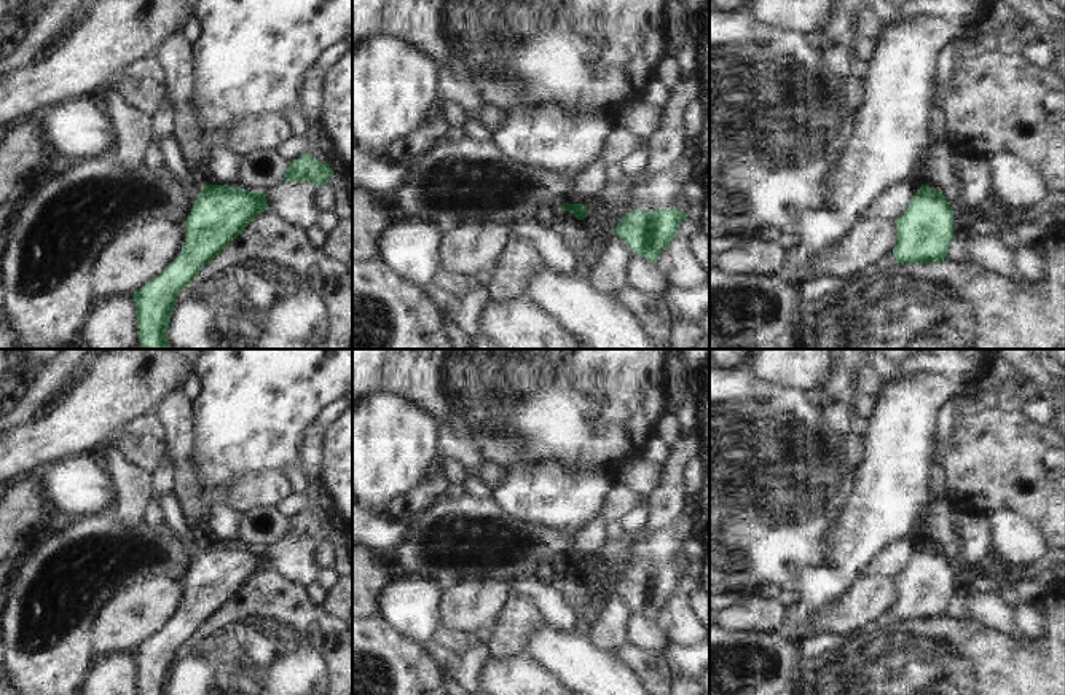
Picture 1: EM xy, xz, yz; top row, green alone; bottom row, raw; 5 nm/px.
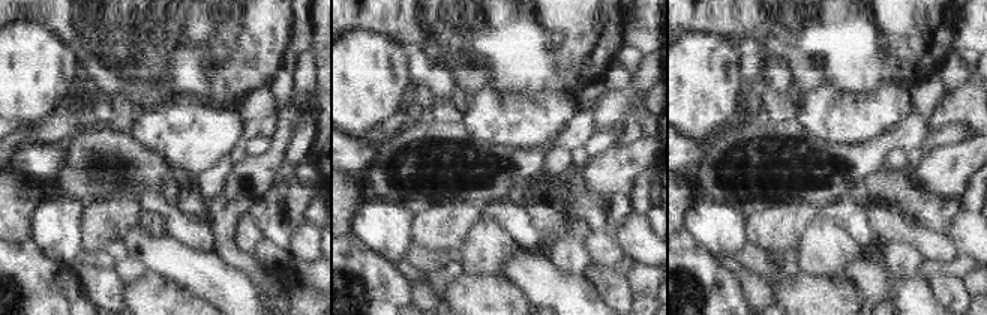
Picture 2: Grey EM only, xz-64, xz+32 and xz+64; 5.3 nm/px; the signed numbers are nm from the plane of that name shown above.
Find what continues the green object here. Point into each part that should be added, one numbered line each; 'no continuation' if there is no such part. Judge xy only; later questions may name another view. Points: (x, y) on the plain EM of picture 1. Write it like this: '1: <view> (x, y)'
no continuation.

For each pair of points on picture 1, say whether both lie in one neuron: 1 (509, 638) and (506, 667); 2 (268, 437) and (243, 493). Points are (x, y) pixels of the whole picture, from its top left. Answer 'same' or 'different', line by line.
1: different
2: different

